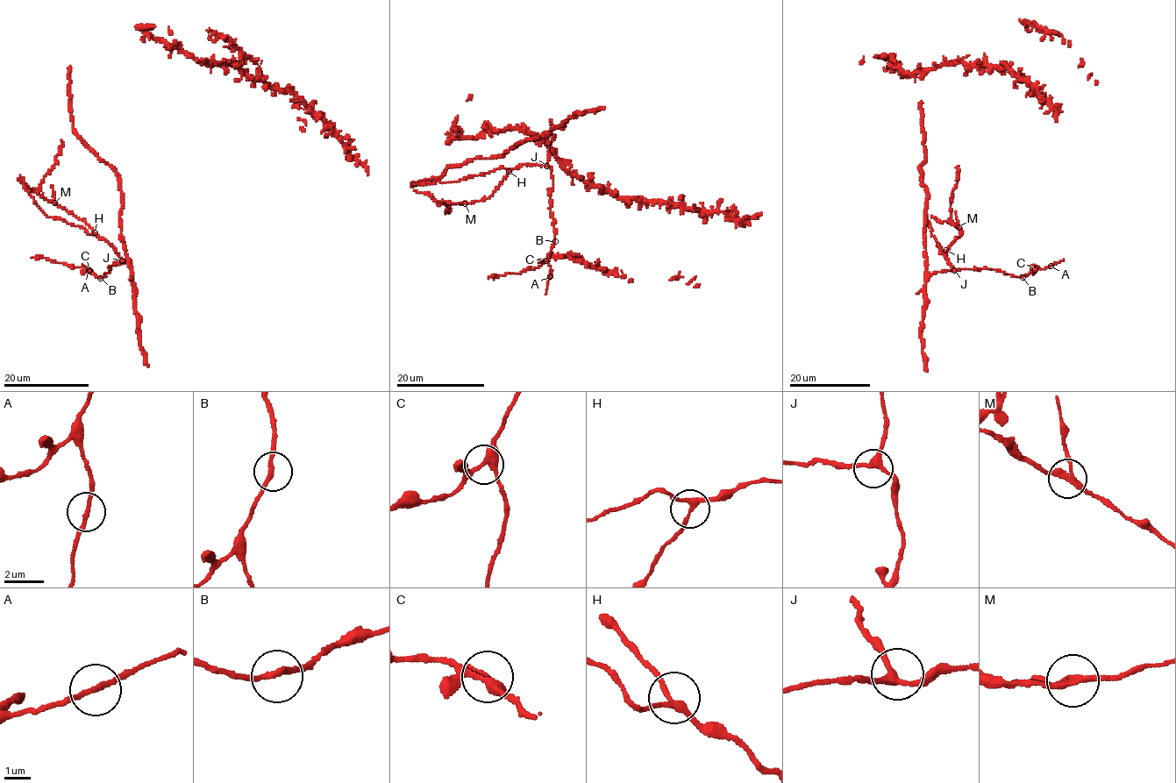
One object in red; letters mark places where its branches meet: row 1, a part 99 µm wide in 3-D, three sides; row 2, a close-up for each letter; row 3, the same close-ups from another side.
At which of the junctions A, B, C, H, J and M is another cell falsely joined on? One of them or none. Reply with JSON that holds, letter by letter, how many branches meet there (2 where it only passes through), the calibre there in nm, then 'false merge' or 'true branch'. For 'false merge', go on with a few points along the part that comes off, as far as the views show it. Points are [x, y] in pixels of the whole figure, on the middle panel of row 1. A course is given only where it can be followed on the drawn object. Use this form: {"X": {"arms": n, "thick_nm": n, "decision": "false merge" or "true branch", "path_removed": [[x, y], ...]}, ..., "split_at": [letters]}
{"A": {"arms": 2, "thick_nm": 190, "decision": "true branch"}, "B": {"arms": 2, "thick_nm": 200, "decision": "true branch"}, "C": {"arms": 3, "thick_nm": 320, "decision": "true branch"}, "H": {"arms": 3, "thick_nm": 220, "decision": "true branch"}, "J": {"arms": 3, "thick_nm": 240, "decision": "true branch"}, "M": {"arms": 3, "thick_nm": 200, "decision": "false merge", "path_removed": [[465, 202], [440, 202], [449, 205], [445, 213]]}, "split_at": ["M"]}

